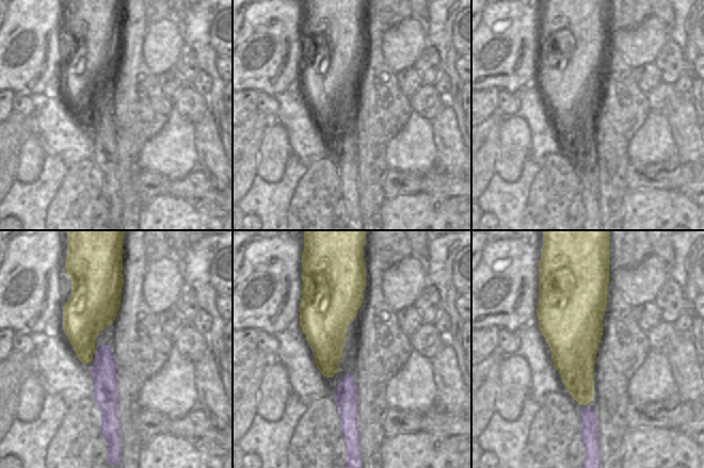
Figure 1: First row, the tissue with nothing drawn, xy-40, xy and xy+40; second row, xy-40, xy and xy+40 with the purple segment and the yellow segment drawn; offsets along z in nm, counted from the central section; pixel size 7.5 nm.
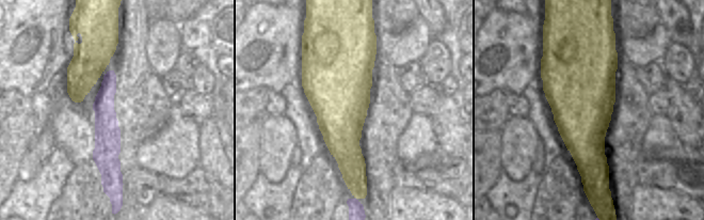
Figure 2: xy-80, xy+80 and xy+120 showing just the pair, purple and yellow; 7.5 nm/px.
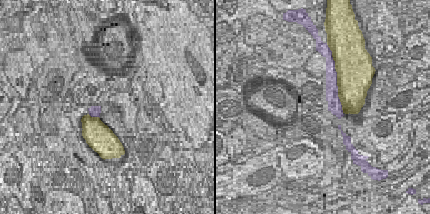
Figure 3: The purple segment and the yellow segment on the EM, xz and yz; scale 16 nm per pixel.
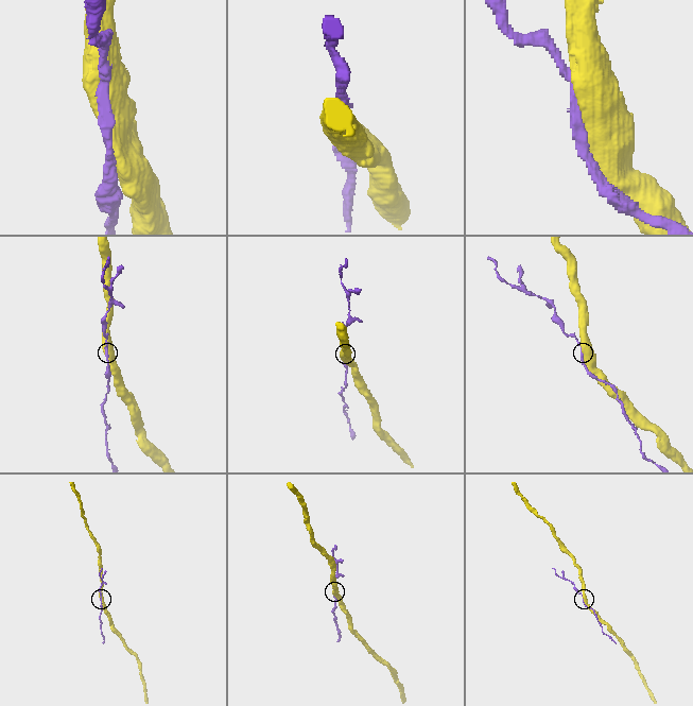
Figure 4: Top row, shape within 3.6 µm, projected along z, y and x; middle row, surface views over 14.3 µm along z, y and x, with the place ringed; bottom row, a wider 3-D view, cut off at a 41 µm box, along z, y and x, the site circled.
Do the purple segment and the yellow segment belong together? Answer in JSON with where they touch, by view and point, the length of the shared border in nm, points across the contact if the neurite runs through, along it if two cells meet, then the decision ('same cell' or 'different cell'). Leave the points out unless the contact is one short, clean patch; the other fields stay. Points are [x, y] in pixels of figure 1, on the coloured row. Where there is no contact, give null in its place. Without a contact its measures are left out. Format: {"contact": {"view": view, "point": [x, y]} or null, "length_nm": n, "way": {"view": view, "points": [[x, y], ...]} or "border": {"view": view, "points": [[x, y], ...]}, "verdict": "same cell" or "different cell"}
{"contact": null, "verdict": "different cell"}

